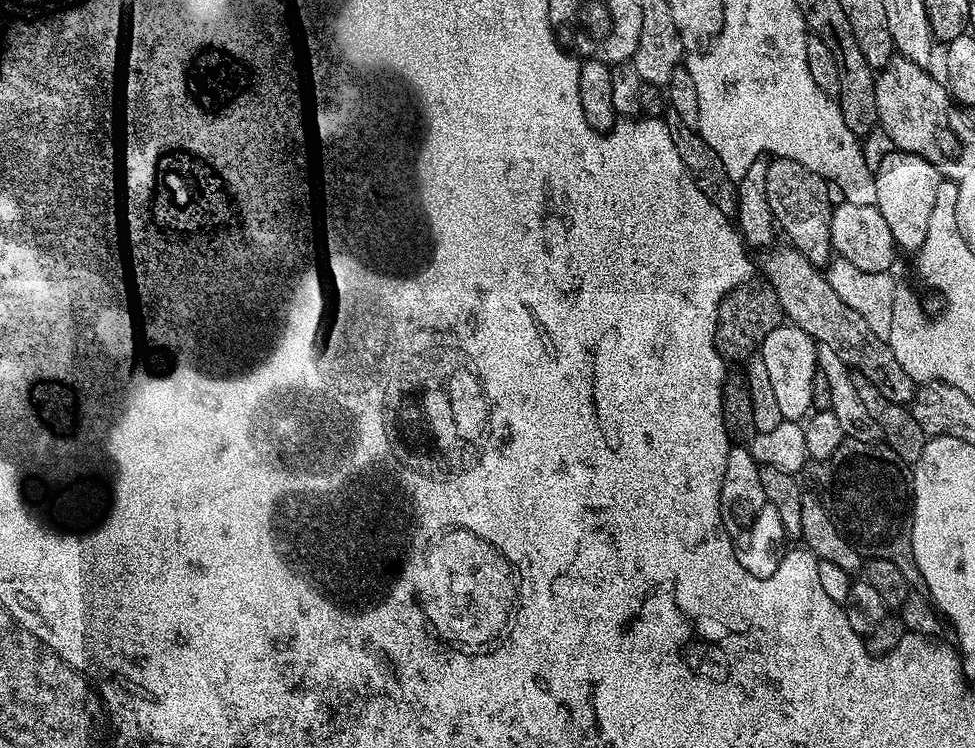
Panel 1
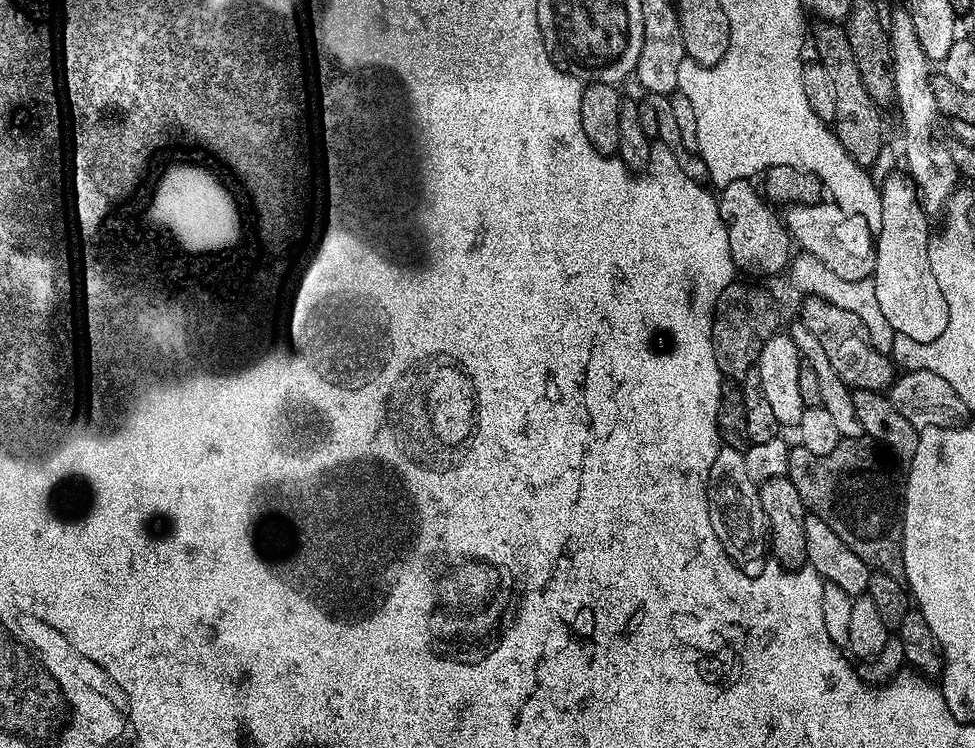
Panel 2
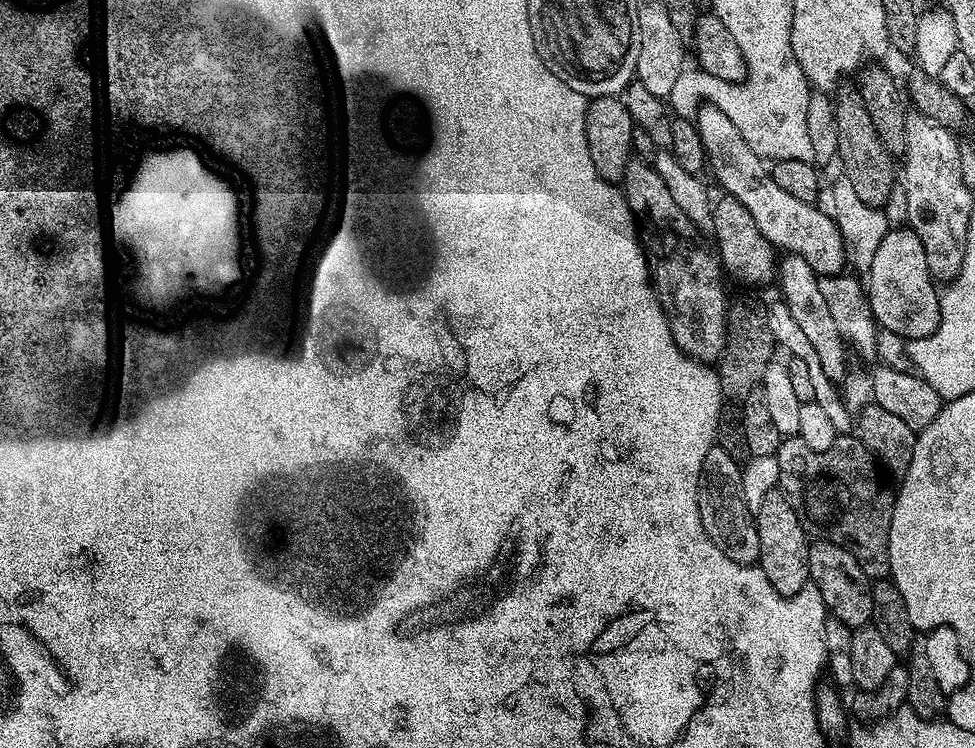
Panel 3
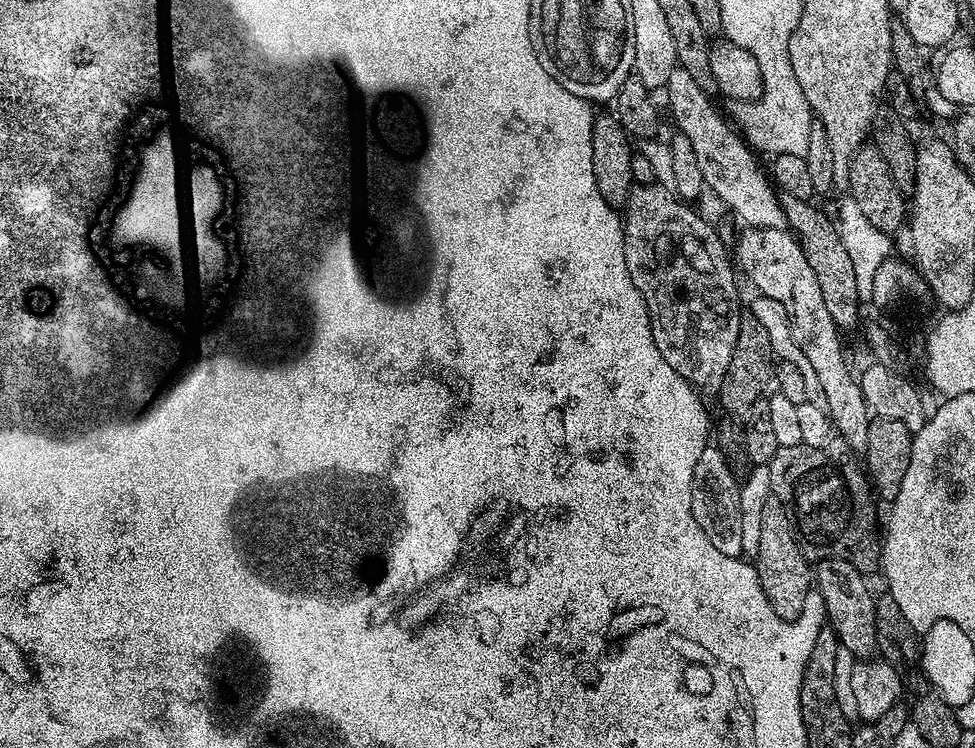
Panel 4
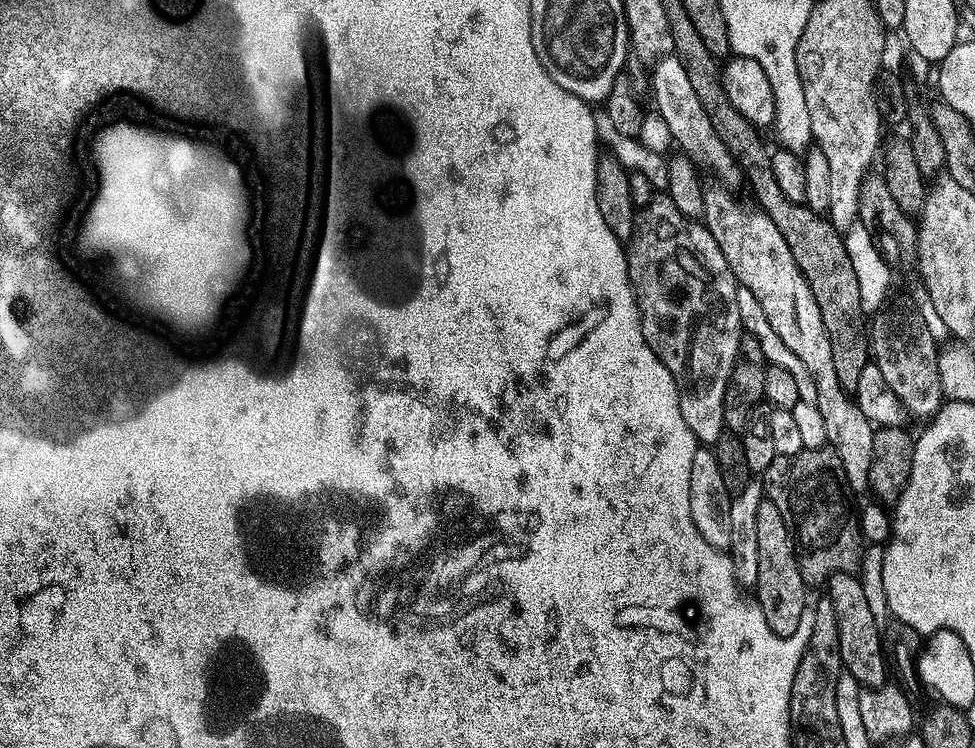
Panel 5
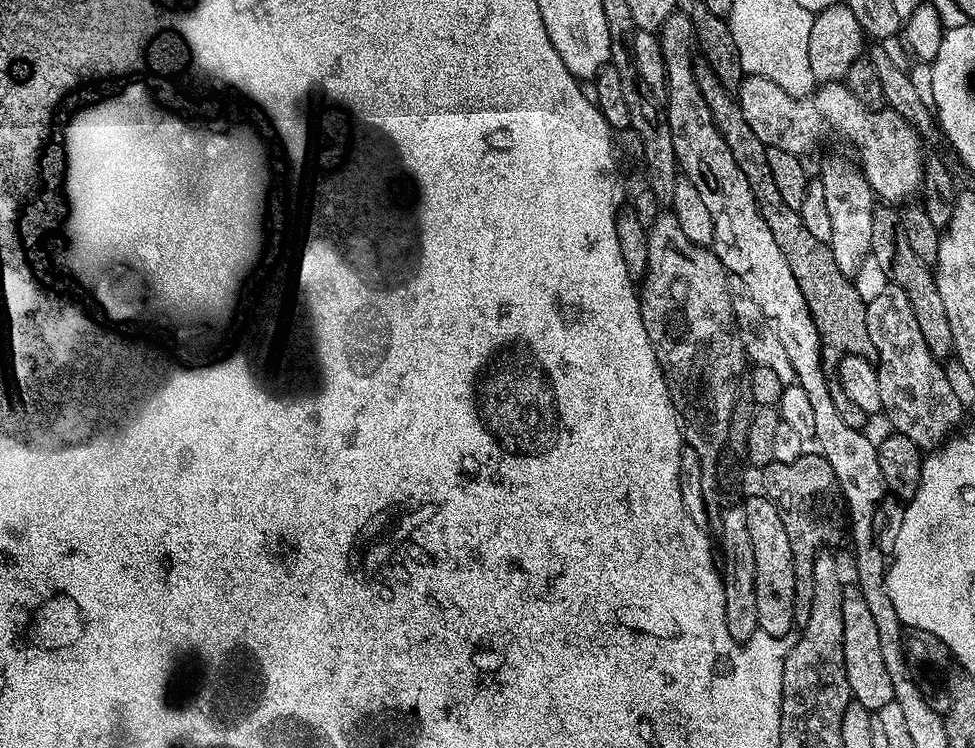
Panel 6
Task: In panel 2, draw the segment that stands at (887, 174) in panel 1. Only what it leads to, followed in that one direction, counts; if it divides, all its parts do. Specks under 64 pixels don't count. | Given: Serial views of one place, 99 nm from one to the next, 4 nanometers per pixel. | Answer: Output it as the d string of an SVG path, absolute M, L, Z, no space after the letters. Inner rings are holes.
M894 172L887 179L881 183L880 197L882 198L882 226L876 233L876 258L875 258L875 270L872 275L872 279L876 288L876 297L878 303L888 320L890 326L894 329L897 335L902 335L914 340L914 342L934 342L935 339L940 338L946 330L946 326L949 325L949 303L946 302L946 296L942 294L942 288L938 285L938 280L934 276L934 272L930 267L929 262L929 242L932 237L932 229L930 230L929 217L924 211L924 208L920 204L919 192L916 189L916 185L911 180L911 177L902 172Z

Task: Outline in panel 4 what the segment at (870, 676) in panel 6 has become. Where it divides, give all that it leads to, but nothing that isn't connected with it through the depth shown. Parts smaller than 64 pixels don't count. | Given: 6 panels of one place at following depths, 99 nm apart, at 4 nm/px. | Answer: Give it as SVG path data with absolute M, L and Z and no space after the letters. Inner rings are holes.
M837 556L821 559L819 563L814 568L814 584L822 594L824 614L827 623L836 632L839 647L850 650L857 658L871 657L877 651L874 630L876 606L873 597L868 597L868 588L864 585L865 577L853 564Z

